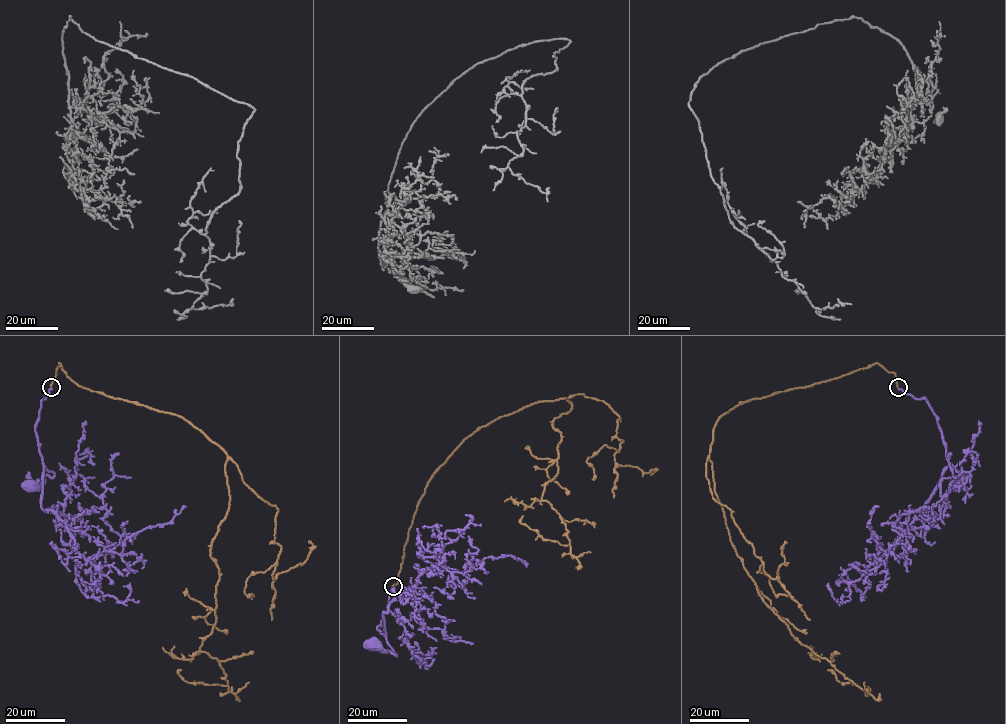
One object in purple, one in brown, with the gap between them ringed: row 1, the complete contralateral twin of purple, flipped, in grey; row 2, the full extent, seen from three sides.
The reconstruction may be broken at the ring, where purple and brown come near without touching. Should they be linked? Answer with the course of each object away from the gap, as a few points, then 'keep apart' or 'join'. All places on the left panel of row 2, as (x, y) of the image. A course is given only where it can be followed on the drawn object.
purple runs (51, 388), (41, 401), (35, 427), (43, 463), (54, 474), (32, 484); brown runs (51, 387), (60, 363), (227, 455), (216, 622), (200, 649), (227, 685), (181, 670); join

